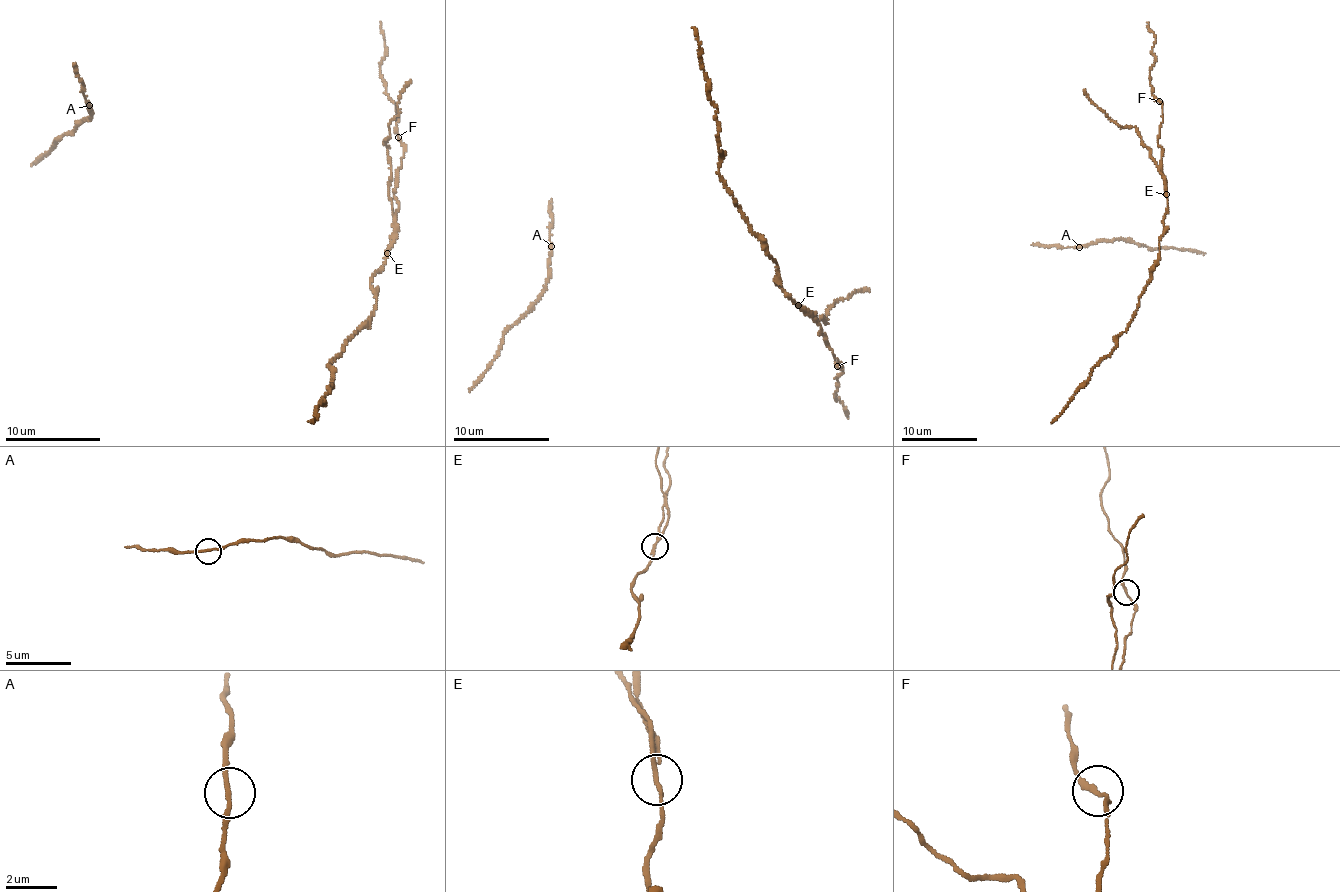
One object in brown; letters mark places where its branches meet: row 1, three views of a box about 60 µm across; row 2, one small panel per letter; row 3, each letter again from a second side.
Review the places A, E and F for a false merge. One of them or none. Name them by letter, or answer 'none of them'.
E

